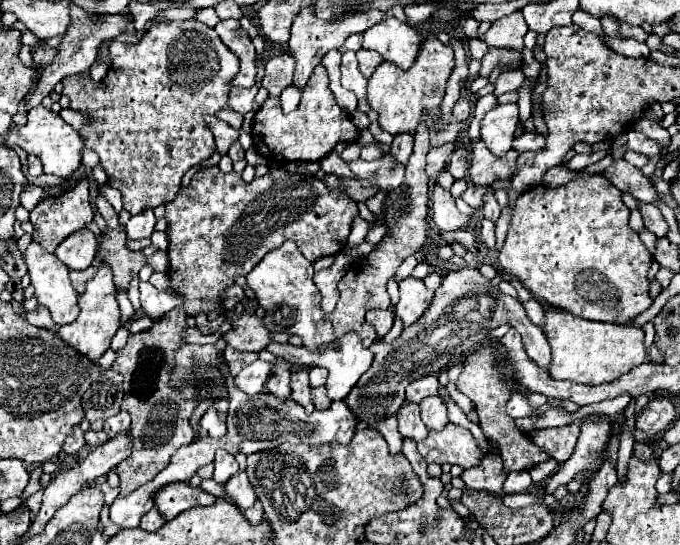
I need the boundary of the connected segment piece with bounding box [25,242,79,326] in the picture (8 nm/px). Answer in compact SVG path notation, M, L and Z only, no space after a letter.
M31 242L25 250L25 262L29 266L29 276L31 284L35 288L35 296L41 306L49 308L55 324L69 324L79 316L79 306L77 306L77 292L69 282L69 268L57 260L55 254L49 254L39 242Z

